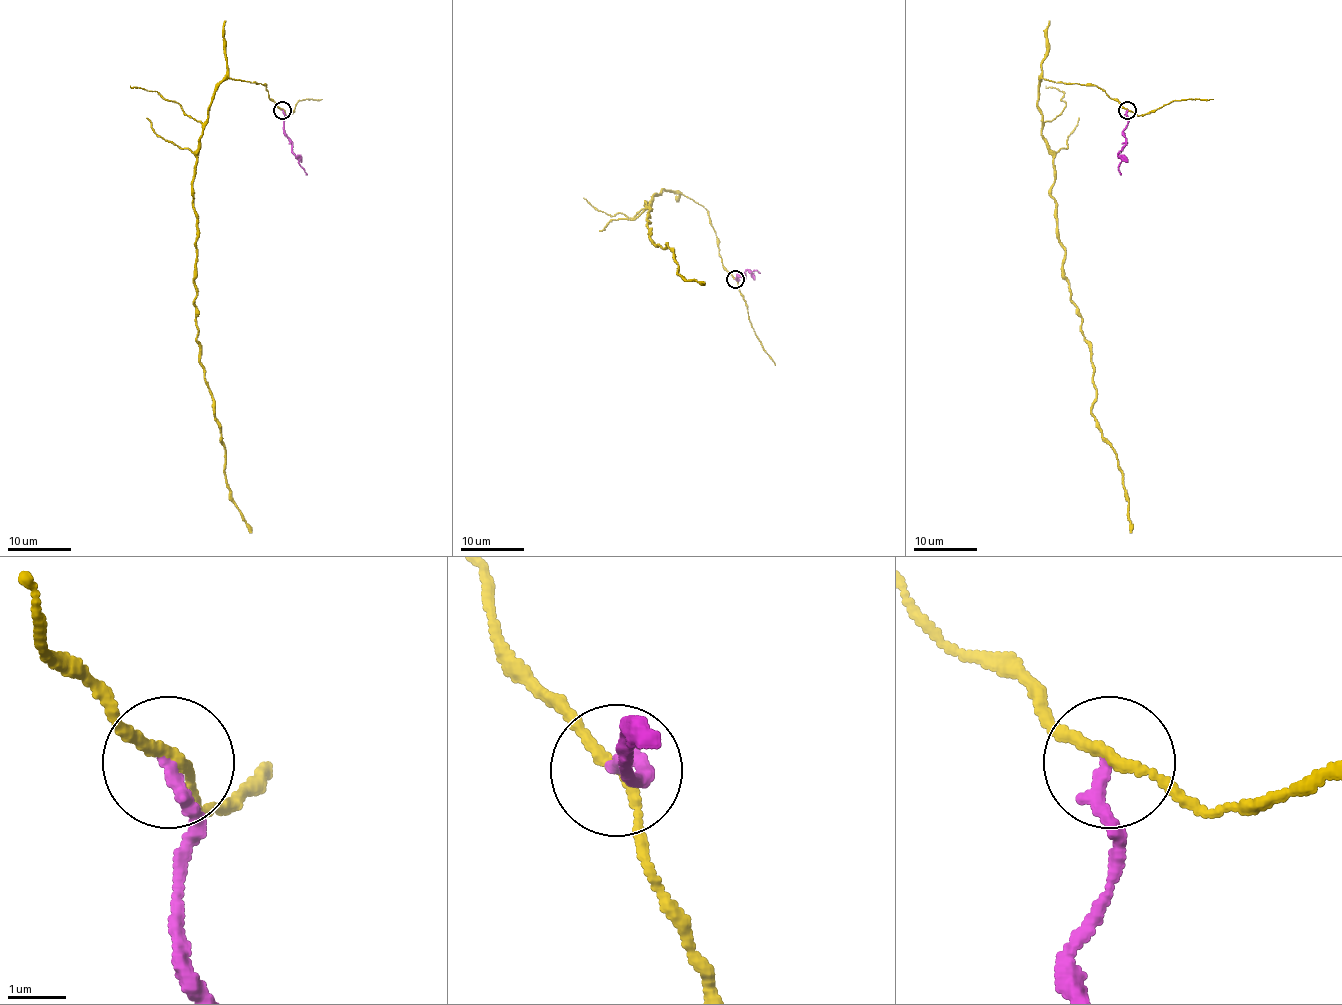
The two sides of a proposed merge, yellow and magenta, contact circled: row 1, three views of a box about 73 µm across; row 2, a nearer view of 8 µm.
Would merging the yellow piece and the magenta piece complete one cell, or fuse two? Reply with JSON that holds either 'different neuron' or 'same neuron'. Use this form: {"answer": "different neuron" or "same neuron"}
{"answer": "different neuron"}

